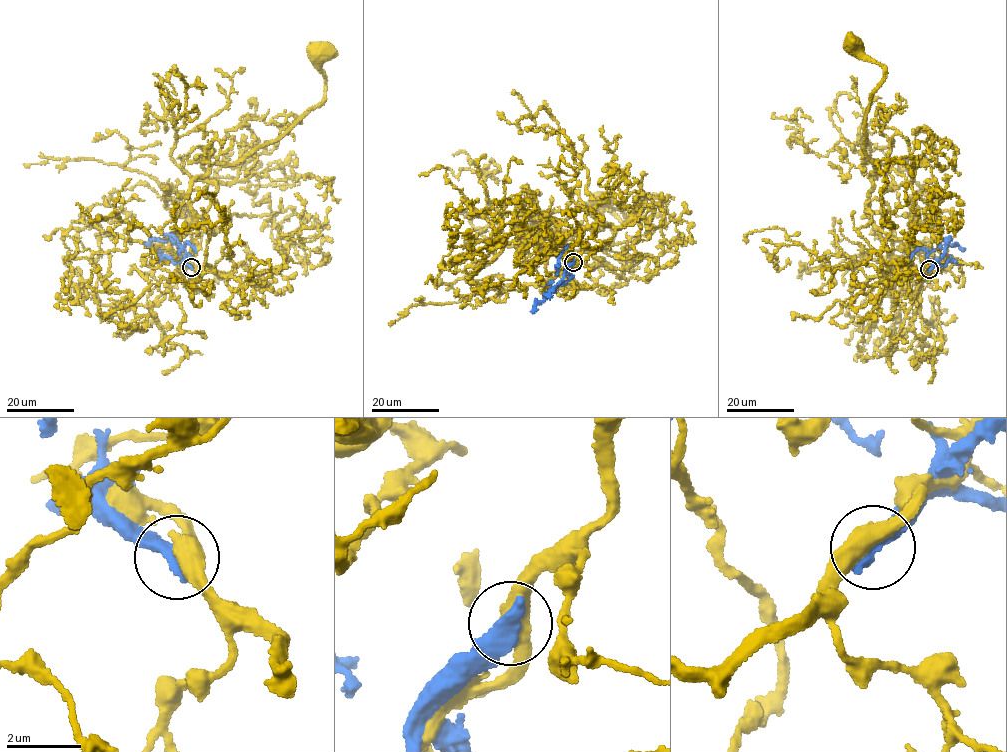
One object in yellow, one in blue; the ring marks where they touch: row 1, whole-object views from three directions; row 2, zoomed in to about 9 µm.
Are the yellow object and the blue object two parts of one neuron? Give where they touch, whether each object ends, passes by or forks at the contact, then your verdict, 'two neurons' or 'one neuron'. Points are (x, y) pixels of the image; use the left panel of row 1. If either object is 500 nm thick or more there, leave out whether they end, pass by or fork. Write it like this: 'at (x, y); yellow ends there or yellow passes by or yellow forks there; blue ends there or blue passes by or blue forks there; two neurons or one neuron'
at (191, 267); two neurons

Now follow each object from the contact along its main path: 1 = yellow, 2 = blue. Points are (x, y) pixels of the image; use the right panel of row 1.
1: (930, 269), (914, 281), (900, 276), (905, 264), (868, 214), (875, 170), (864, 125), (883, 68), (850, 45)
2: (930, 270), (944, 255), (948, 238), (953, 244), (966, 249)

